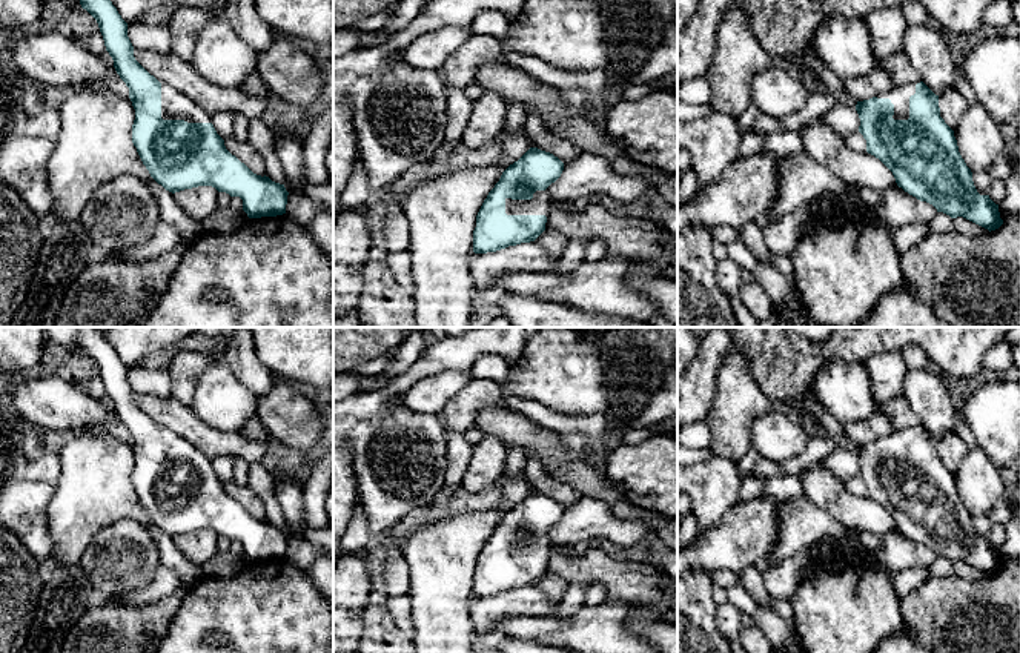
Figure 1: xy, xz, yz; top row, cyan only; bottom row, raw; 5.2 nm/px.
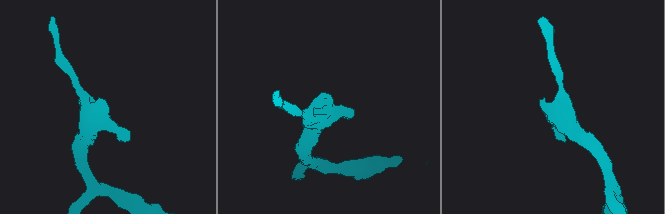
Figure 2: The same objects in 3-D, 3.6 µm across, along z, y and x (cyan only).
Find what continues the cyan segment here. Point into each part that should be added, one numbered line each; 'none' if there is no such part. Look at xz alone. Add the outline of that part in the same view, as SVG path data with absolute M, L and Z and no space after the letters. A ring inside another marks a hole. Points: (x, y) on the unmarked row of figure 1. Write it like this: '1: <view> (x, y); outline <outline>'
1: xz (541, 547); outline M536 535L532 544L505 542L507 559L548 559L553 542L547 535Z

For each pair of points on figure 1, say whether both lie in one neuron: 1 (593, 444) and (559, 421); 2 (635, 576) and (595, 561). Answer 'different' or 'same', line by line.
1: same
2: same

